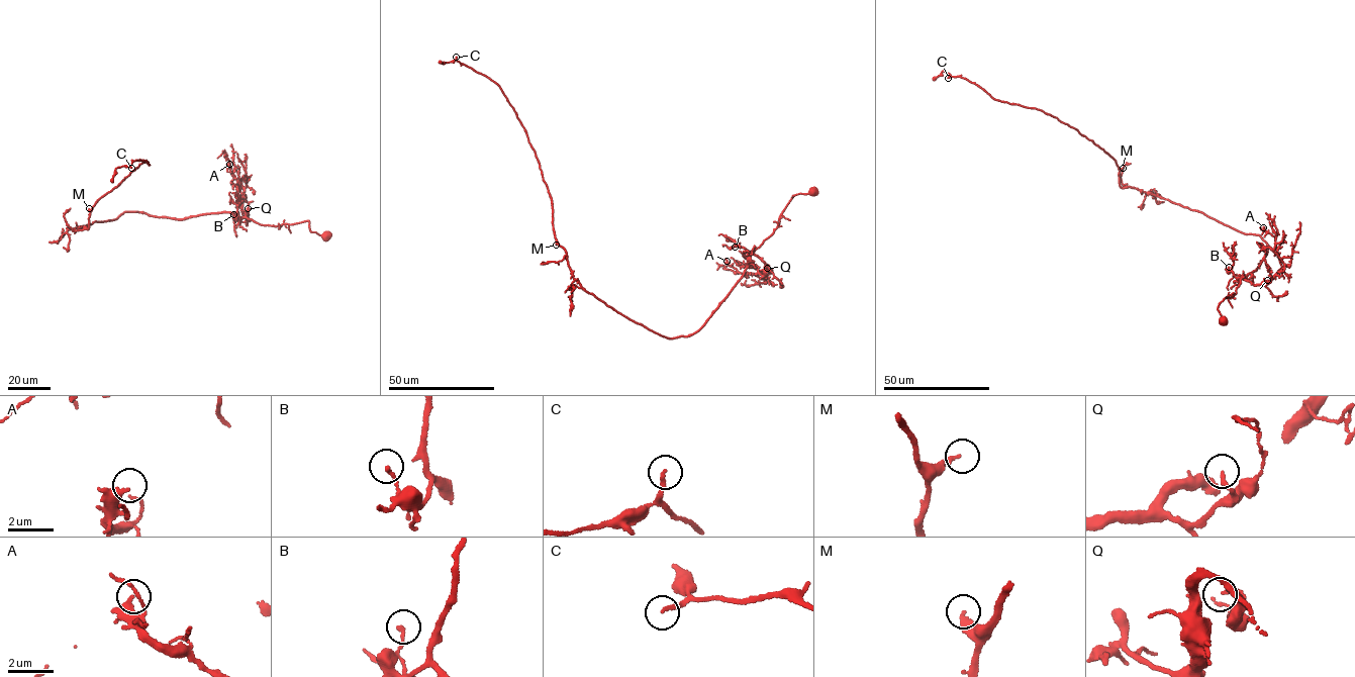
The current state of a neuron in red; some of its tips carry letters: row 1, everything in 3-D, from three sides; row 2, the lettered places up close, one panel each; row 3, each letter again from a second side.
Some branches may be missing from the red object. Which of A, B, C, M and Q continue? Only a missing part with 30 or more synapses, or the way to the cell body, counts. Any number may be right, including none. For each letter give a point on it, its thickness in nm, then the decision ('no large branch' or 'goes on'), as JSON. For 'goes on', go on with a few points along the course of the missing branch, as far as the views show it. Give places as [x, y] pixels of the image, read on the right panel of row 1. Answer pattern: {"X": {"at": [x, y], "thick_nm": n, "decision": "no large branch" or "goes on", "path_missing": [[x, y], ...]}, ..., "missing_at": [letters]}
{"A": {"at": [1263, 227], "thick_nm": 340, "decision": "no large branch"}, "B": {"at": [1229, 267], "thick_nm": 160, "decision": "no large branch"}, "C": {"at": [948, 78], "thick_nm": 170, "decision": "goes on", "path_missing": [[948, 78], [939, 79], [918, 91]]}, "M": {"at": [1123, 168], "thick_nm": 200, "decision": "no large branch"}, "Q": {"at": [1267, 280], "thick_nm": 170, "decision": "no large branch"}, "missing_at": ["C"]}

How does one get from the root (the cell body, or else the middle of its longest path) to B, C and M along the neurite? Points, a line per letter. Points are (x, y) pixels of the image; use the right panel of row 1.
B: (1223, 320), (1219, 304), (1224, 298), (1235, 294), (1241, 278), (1229, 272), (1229, 267)
C: (1223, 320), (1219, 304), (1267, 253), (1259, 235), (1122, 188), (1116, 161), (1075, 128), (948, 78)
M: (1223, 320), (1219, 304), (1256, 270), (1267, 244), (1258, 234), (1242, 232), (1203, 212), (1122, 188), (1123, 168)

